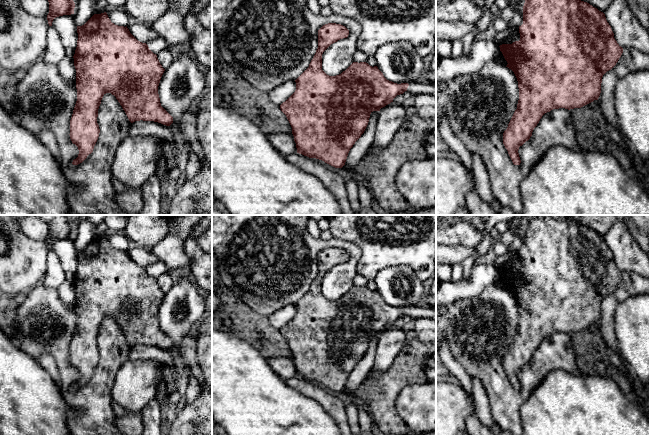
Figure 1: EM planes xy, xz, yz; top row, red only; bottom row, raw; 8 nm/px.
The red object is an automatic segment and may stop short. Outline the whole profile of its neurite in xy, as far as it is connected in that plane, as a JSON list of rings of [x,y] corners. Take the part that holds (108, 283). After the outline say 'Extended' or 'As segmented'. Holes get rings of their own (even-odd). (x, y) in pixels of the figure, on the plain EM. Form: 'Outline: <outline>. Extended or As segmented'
Outline: [[[106,236],[94,238],[84,249],[77,250],[78,264],[75,274],[77,325],[70,344],[70,363],[78,371],[79,378],[73,389],[82,387],[93,376],[100,353],[97,347],[98,333],[106,317],[116,321],[131,347],[135,345],[154,345],[166,350],[173,347],[173,341],[161,330],[158,310],[165,293],[146,267],[138,265],[124,250],[111,246]]]. As segmented

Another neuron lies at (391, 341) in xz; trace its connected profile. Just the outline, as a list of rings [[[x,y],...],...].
[[[391,326],[380,333],[372,369],[374,375],[380,375],[393,364],[405,341],[406,333],[402,328]]]

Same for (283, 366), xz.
[[[275,357],[268,362],[273,371],[285,381],[297,376],[296,367],[292,357]]]

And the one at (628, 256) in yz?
[[[623,221],[616,222],[604,238],[619,270],[623,273],[635,273],[644,278],[649,277],[649,254],[638,246]]]

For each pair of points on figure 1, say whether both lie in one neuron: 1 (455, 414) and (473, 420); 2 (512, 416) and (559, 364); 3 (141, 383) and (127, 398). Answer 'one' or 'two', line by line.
1: two
2: one
3: one

